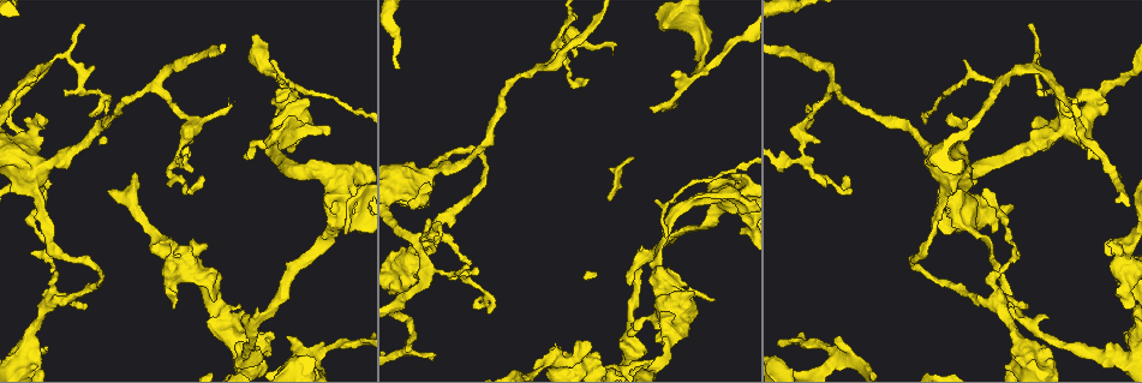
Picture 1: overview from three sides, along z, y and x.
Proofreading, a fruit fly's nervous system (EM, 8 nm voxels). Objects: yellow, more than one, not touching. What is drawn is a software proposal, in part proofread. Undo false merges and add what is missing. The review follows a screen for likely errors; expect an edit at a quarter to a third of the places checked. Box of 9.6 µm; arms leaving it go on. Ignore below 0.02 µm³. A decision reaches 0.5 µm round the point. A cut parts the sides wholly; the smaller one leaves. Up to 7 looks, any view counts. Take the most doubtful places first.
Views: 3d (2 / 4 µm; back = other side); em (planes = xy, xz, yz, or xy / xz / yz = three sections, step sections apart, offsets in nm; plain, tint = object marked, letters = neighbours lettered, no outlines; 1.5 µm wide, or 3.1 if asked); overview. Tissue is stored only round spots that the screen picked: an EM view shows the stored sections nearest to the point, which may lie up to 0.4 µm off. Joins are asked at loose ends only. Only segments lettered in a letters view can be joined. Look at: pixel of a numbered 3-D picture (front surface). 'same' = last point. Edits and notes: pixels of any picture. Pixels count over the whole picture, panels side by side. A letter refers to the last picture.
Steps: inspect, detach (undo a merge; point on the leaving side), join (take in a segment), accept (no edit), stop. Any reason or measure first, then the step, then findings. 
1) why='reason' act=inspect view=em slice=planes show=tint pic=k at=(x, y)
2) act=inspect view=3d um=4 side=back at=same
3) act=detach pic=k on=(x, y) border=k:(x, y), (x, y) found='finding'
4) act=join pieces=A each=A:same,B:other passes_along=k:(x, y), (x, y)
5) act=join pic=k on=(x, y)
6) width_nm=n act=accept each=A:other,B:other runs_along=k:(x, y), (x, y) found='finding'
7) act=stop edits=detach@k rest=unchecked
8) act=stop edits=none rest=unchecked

why='an open end' act=inspect view=3d um=4 pic=1 at=(640, 365)

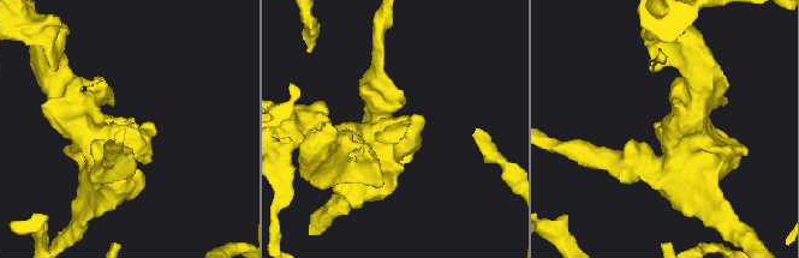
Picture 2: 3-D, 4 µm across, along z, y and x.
why='shape alone is not enough' act=inspect view=em slice=planes show=tint pic=2 at=(391, 119)

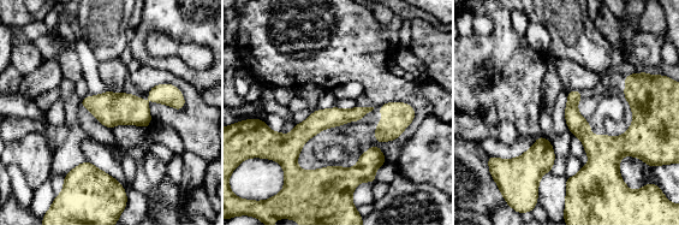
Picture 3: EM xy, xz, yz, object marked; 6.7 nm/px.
why='what lies round it' act=inspect view=em slice=planes show=letters at=same

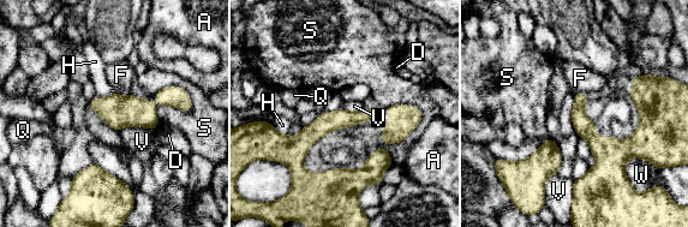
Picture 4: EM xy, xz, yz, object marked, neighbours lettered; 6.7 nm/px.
act=accept each=A:other,D:other,F:other,H:other,Q:other,S:other,V:other,W:other runs_along=4:(647, 108), (642, 131), (575, 185) found='none of them fits'

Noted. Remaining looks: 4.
why='thick end' act=inspect view=em slice=xz step=4 show=letters pic=1 at=(171, 263)

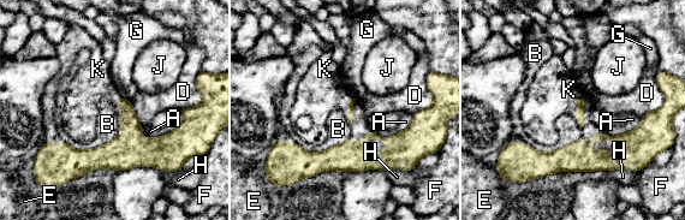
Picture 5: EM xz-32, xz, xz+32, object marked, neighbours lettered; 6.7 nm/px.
why='cut it another way' act=inspect view=em slice=planes show=letters at=same

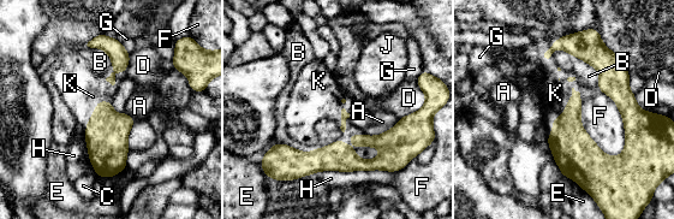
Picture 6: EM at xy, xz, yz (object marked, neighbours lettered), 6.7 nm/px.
act=join pieces=K each=A:other,B:other,C:other,D:other,E:other,F:other,G:other,H:other,J:other,K:same passes_along=6:(572, 148), (565, 112), (555, 93) found='it goes on there'

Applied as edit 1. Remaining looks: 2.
act=stop edits=join@6 rest=unchecked

